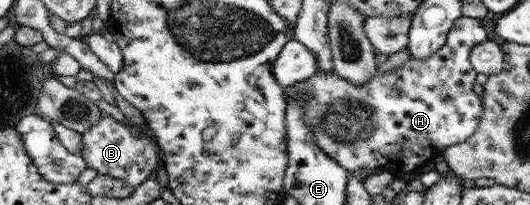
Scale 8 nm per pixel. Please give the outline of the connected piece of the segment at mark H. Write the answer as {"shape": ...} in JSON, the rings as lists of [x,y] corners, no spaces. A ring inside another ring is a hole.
{"shape":[[[470,17],[456,19],[448,31],[445,44],[428,59],[406,61],[394,72],[375,73],[373,78],[361,85],[347,81],[334,71],[317,71],[304,82],[297,82],[284,87],[288,100],[300,98],[305,109],[307,121],[316,143],[331,155],[349,173],[358,172],[361,180],[381,171],[388,171],[394,178],[413,177],[426,163],[432,164],[438,147],[452,147],[470,139],[478,131],[479,121],[483,115],[483,101],[472,91],[476,81],[476,72],[471,65],[470,53],[475,45],[488,40],[488,31],[481,21]]]}

